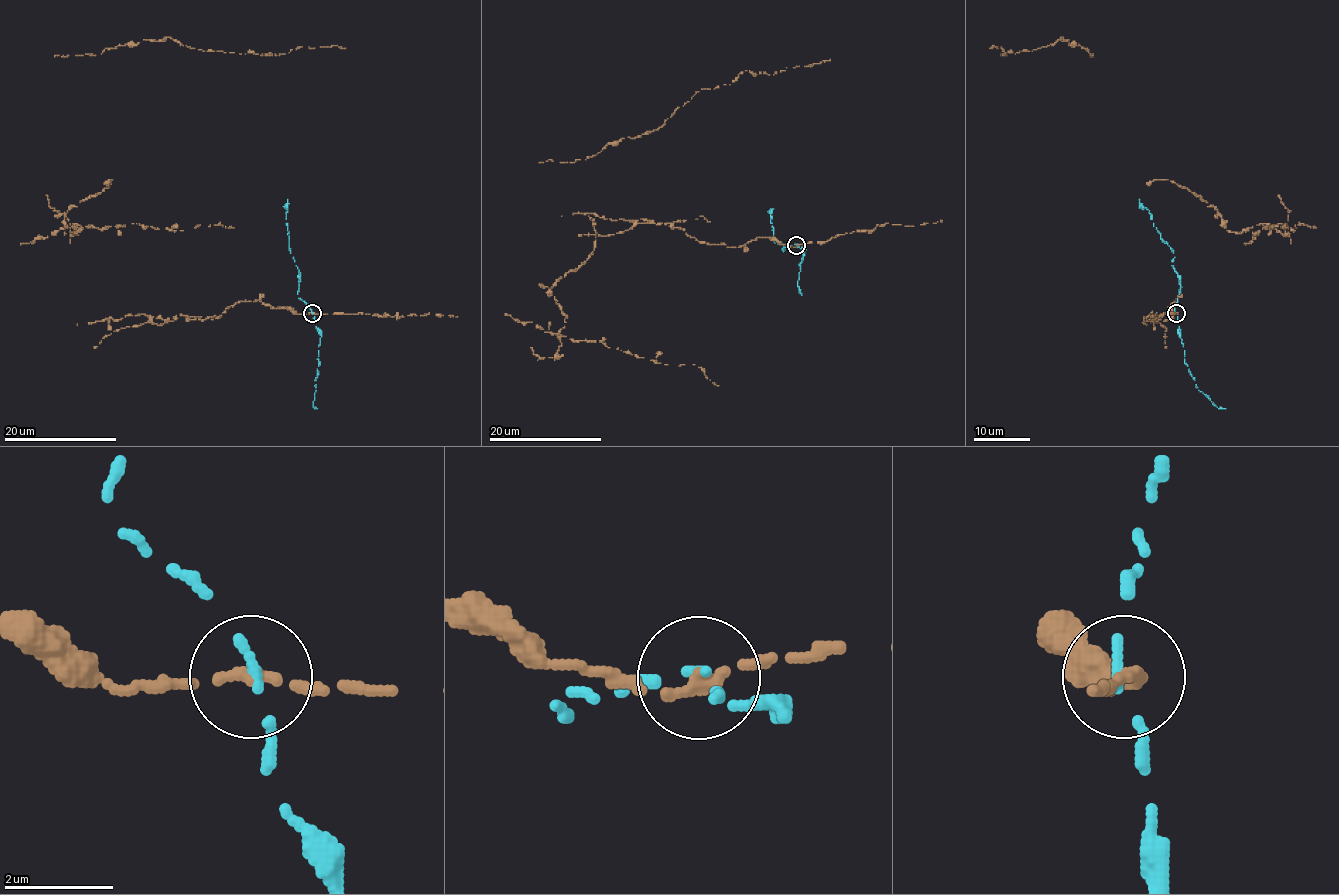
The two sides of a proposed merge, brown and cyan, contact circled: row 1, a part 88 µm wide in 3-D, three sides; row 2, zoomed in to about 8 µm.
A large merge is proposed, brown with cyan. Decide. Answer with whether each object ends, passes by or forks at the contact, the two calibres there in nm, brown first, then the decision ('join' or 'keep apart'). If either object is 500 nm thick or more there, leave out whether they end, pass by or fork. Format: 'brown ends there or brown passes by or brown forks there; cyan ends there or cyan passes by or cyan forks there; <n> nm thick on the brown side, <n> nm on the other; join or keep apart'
brown passes by; cyan ends there; 200 nm thick on the brown side, 180 nm on the other; keep apart

